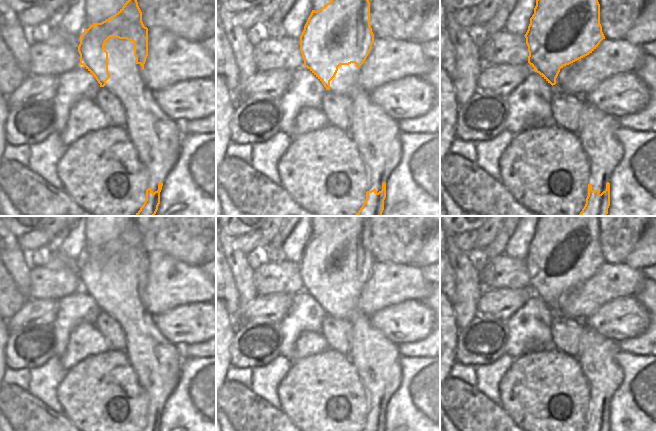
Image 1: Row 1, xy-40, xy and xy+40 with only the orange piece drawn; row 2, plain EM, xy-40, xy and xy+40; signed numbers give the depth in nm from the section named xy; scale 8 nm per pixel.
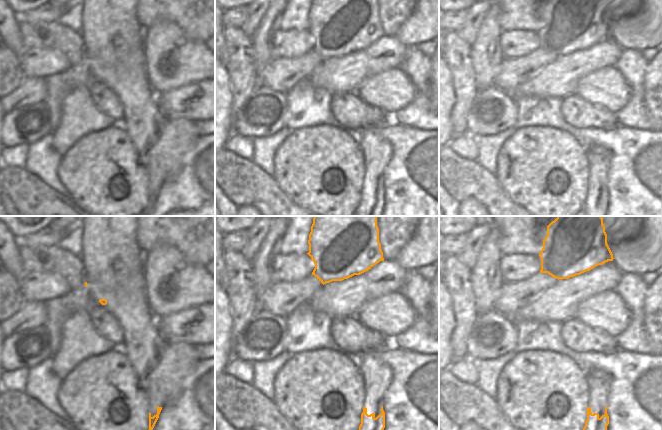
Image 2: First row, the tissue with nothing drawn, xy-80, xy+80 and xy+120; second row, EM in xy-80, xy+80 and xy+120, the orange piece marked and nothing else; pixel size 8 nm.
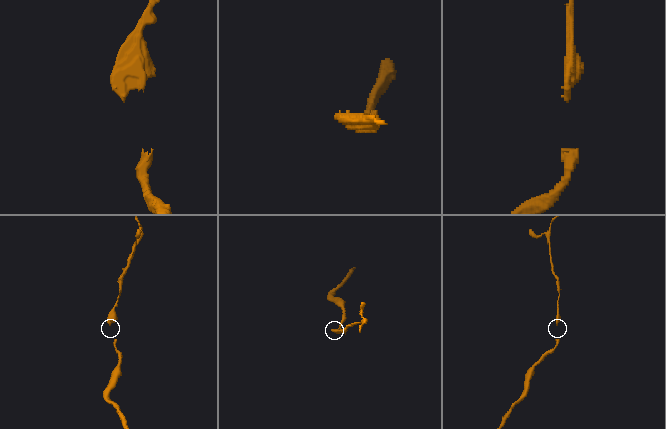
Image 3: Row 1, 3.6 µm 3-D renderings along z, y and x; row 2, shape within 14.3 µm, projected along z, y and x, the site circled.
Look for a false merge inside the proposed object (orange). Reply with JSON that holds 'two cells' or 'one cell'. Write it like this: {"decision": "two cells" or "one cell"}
{"decision": "one cell"}

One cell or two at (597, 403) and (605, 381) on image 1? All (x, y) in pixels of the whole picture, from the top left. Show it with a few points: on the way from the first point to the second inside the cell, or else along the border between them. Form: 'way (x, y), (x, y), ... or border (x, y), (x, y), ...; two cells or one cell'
way (600, 398), (602, 386); one cell

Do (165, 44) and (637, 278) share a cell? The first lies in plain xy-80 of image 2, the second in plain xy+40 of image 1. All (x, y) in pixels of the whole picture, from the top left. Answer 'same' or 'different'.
same

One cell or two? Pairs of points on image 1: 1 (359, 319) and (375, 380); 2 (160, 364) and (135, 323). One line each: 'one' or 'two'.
1: one
2: one

